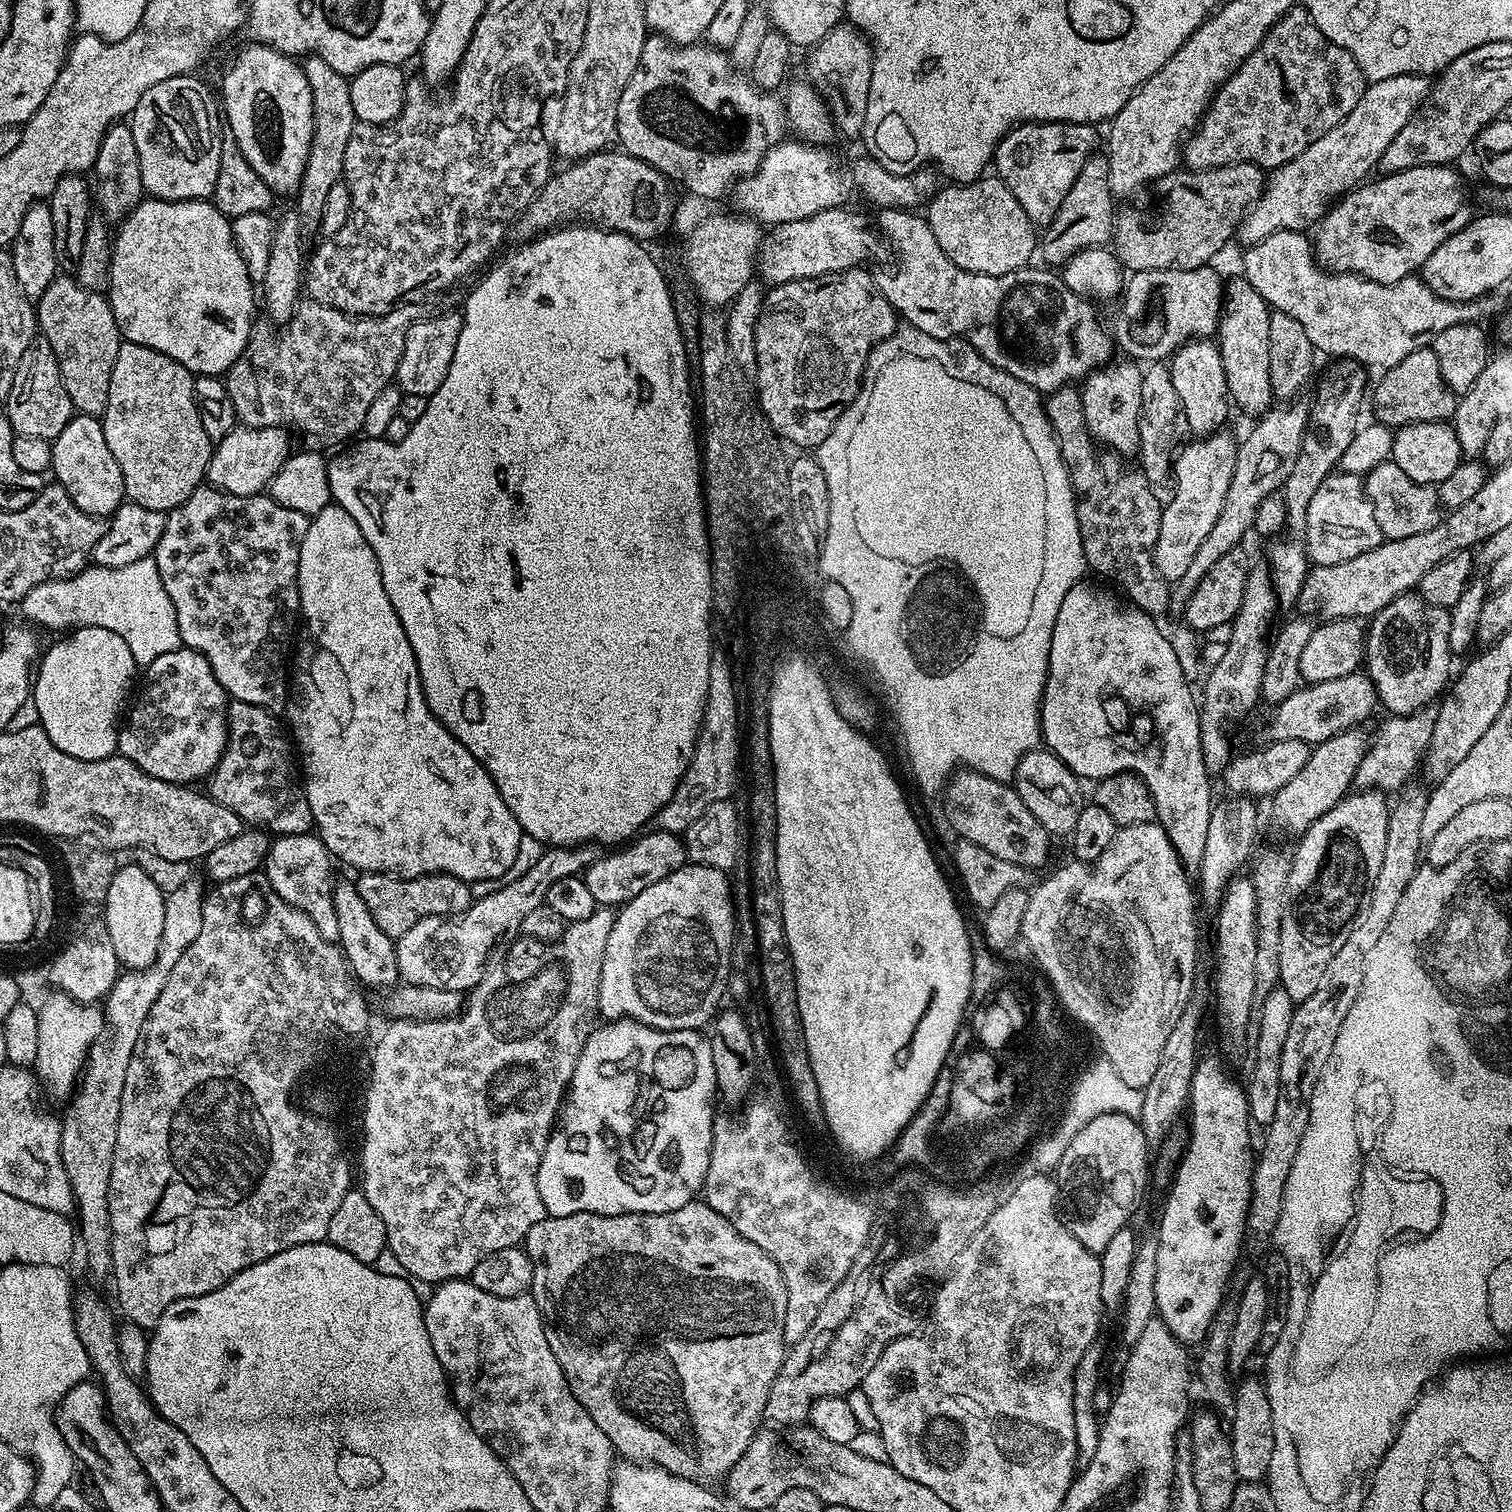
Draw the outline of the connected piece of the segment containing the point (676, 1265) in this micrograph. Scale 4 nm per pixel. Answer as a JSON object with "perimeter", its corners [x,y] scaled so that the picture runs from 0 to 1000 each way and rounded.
{"perimeter":[[[463,792],[457,794],[454,798],[448,798],[448,800],[443,800],[438,803],[415,802],[414,803],[406,803],[404,804],[403,803],[383,802],[382,803],[374,803],[374,804],[360,804],[360,807],[356,808],[356,811],[353,811],[350,813],[345,823],[352,835],[352,851],[351,856],[354,860],[356,866],[358,869],[358,874],[361,880],[361,888],[364,888],[364,893],[366,893],[366,898],[369,898],[369,901],[374,909],[376,916],[380,922],[380,925],[382,925],[382,927],[386,931],[388,935],[390,935],[390,938],[393,938],[396,946],[398,946],[398,948],[401,948],[401,951],[405,954],[405,958],[407,958],[409,962],[411,960],[411,962],[413,962],[411,964],[412,964],[413,966],[433,968],[434,970],[440,972],[443,975],[446,975],[452,979],[459,980],[460,981],[474,983],[476,979],[477,981],[477,979],[481,977],[481,973],[489,966],[491,962],[496,956],[498,950],[501,948],[501,945],[503,944],[502,942],[504,942],[507,925],[509,922],[509,917],[512,914],[512,911],[516,908],[516,905],[519,902],[520,896],[520,887],[519,885],[519,878],[520,877],[520,848],[517,845],[517,843],[515,840],[512,832],[509,832],[509,829],[507,829],[507,827],[499,824],[499,821],[496,821],[493,817],[488,816],[488,813],[485,813],[485,811],[482,807],[478,806],[478,803],[475,803],[475,800],[472,800]]]}

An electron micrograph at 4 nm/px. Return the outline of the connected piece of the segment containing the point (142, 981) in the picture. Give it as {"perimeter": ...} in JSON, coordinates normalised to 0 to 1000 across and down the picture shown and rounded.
{"perimeter":[[[128,581],[120,583],[118,589],[110,591],[108,593],[108,604],[107,604],[107,620],[104,622],[104,631],[102,636],[96,640],[88,640],[79,644],[75,652],[67,664],[69,671],[69,681],[65,687],[61,690],[58,696],[58,700],[56,702],[56,708],[49,720],[49,724],[44,731],[45,739],[42,738],[40,745],[40,766],[43,771],[44,777],[48,785],[48,792],[50,794],[49,801],[52,808],[52,820],[54,823],[54,828],[58,830],[58,839],[63,844],[71,845],[74,841],[74,812],[73,811],[73,771],[75,769],[75,753],[78,753],[78,737],[81,731],[81,718],[83,716],[83,705],[89,696],[89,692],[93,686],[94,679],[99,671],[99,665],[104,663],[104,657],[107,657],[107,652],[110,652],[110,647],[112,647],[112,642],[115,642],[118,634],[123,631],[126,623],[131,620],[134,615],[134,599],[136,592],[136,587]]]}

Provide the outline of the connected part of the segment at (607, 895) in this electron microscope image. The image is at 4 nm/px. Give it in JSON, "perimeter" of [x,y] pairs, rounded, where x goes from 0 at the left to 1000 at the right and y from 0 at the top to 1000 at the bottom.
{"perimeter":[[[429,550],[421,552],[409,562],[403,563],[405,563],[403,566],[402,564],[397,565],[397,568],[386,575],[385,577],[386,583],[390,591],[393,591],[395,599],[416,598],[420,593],[425,591],[425,589],[427,589],[427,586],[433,586],[433,583],[438,583],[440,578],[446,578],[446,575],[452,573],[454,565],[452,555],[446,550]]]}

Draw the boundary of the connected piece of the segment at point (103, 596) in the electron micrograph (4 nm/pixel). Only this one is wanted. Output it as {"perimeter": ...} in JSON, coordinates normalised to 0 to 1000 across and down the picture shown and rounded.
{"perimeter":[[[101,368],[86,372],[86,374],[59,374],[46,384],[28,385],[12,397],[13,402],[17,409],[22,410],[19,411],[27,413],[29,415],[75,417],[75,419],[86,427],[86,433],[89,433],[93,440],[97,440],[102,438],[102,435],[120,428],[115,398],[112,398],[112,393],[110,393],[110,388],[107,388],[107,382]]]}

